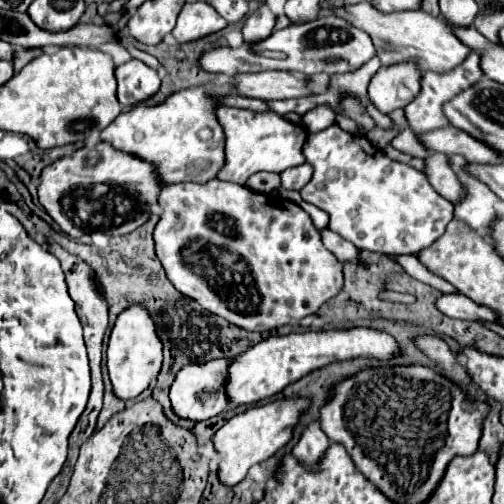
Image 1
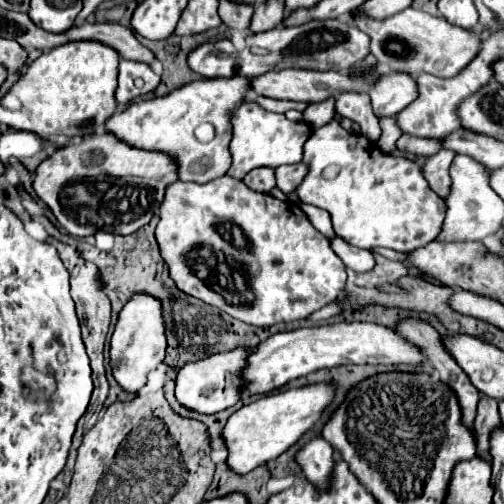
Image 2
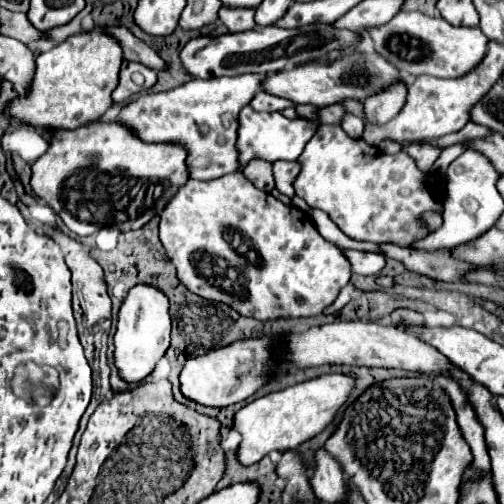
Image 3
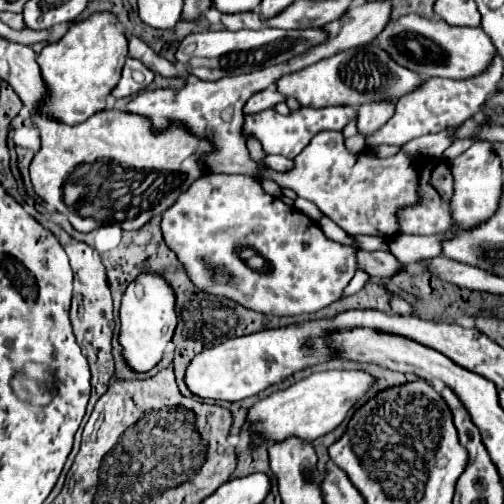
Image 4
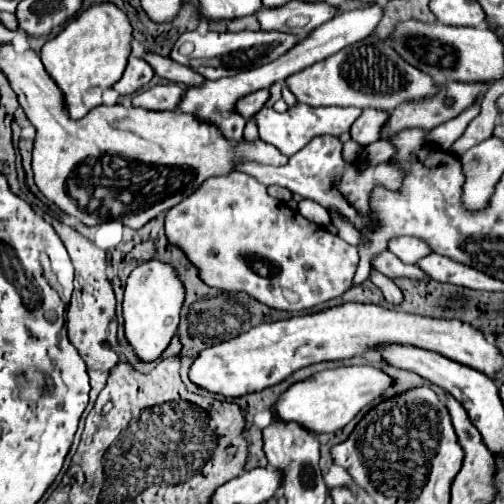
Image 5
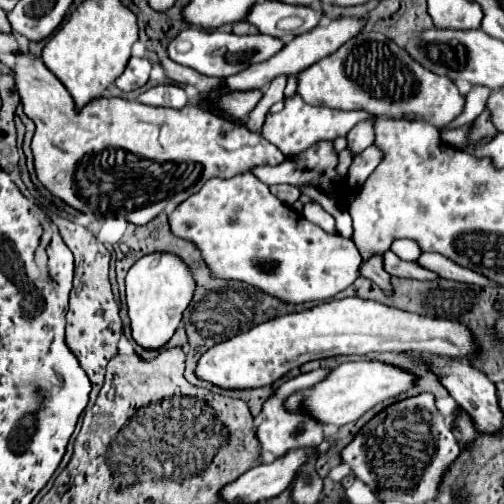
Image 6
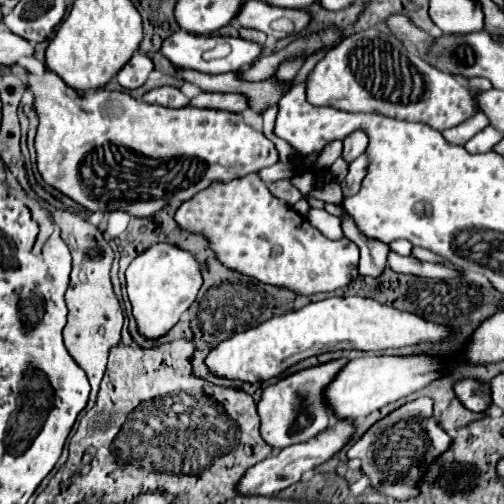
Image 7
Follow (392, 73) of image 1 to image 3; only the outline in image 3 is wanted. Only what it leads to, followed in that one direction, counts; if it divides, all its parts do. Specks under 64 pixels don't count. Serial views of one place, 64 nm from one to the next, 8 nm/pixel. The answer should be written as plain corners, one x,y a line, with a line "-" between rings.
400,82
392,84
392,88
384,88
384,92
378,92
376,96
368,96
368,100
364,100
368,120
374,124
386,124
392,120
400,112
400,106
406,100
406,92
406,82

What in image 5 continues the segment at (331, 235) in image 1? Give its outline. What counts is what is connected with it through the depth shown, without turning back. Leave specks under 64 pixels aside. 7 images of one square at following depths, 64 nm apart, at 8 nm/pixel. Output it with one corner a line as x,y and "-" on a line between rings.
384,250
380,254
376,254
372,260
370,260
370,266
374,270
378,270
380,274
388,276
388,278
416,278
416,280
422,280
426,274
418,268
418,266
412,266
412,264
404,264
400,262
390,250

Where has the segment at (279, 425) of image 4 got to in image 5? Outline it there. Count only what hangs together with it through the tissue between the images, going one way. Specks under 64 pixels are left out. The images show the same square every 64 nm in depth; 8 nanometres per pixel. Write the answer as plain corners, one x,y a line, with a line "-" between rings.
342,366
334,370
322,370
310,378
296,382
272,404
272,412
282,422
296,422
312,434
336,432
346,426
368,402
382,394
390,386
390,378
372,366

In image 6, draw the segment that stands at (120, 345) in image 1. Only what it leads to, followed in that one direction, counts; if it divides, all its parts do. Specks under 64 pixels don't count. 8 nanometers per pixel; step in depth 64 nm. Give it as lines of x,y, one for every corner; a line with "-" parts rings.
148,254
140,258
126,274
126,306
132,328
132,338
144,350
162,348
176,332
182,312
188,308
194,294
190,268
174,254

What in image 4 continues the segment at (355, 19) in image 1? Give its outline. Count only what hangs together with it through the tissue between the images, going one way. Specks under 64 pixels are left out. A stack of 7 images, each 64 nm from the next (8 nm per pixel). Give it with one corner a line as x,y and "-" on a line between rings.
408,14
400,16
398,20
390,20
386,28
378,34
378,46
384,48
392,60
396,60
400,66
420,74
422,78
472,78
484,68
488,68
496,48
492,40
486,36
486,32
478,28
458,28
450,26
444,20
428,20
424,16

